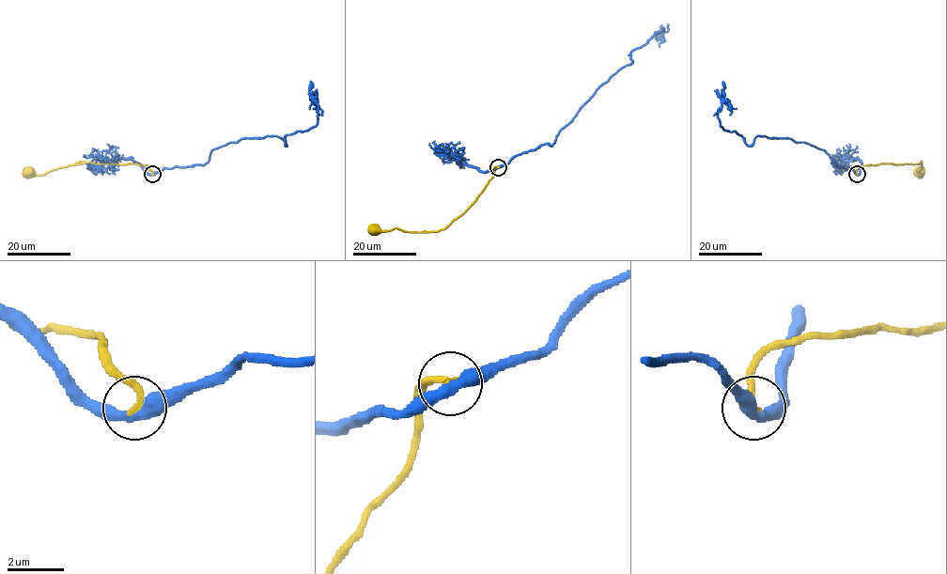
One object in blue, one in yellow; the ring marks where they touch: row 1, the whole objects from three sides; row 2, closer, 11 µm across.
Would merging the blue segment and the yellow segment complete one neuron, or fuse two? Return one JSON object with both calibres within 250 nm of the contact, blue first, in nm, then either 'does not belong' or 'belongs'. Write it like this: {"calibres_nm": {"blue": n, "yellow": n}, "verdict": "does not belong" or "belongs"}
{"calibres_nm": {"blue": 420, "yellow": 280}, "verdict": "belongs"}

